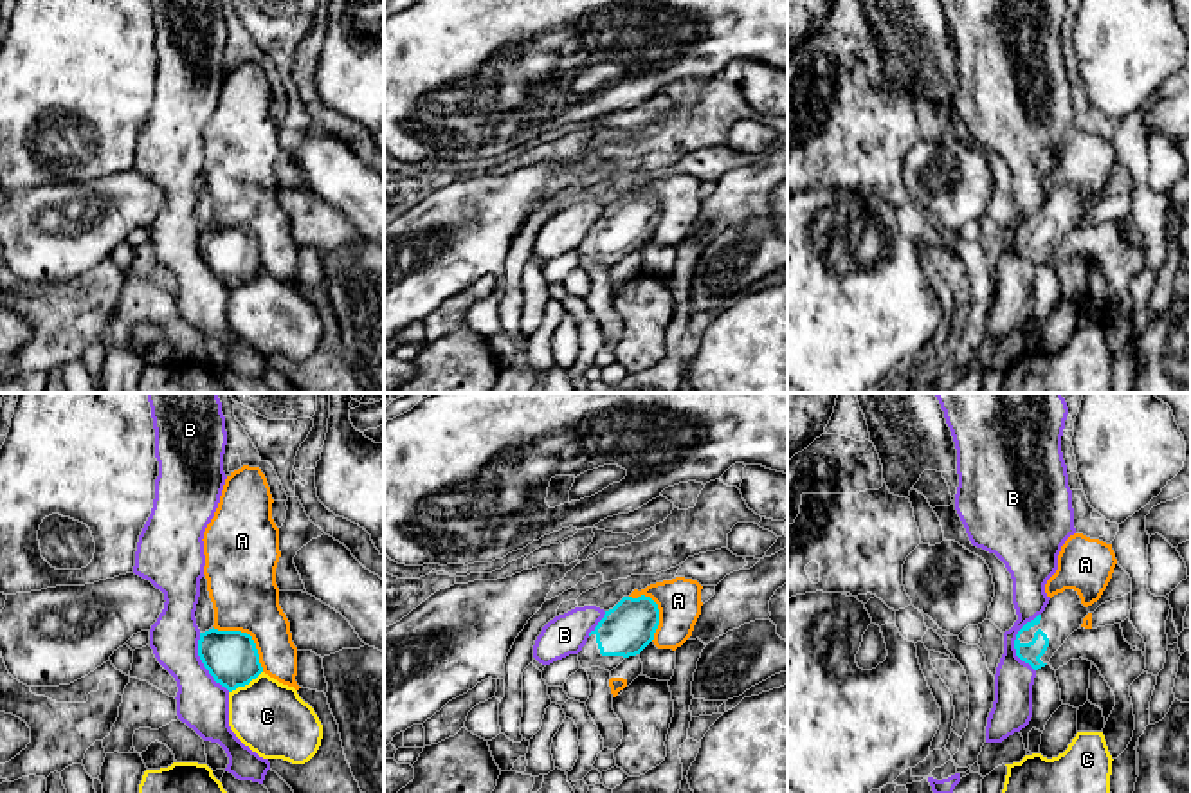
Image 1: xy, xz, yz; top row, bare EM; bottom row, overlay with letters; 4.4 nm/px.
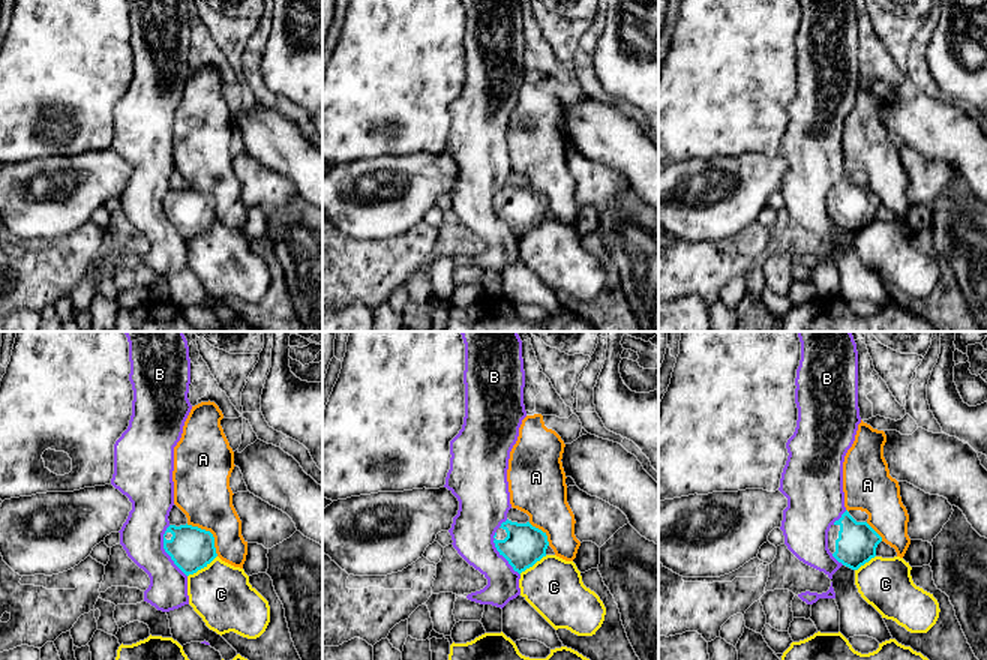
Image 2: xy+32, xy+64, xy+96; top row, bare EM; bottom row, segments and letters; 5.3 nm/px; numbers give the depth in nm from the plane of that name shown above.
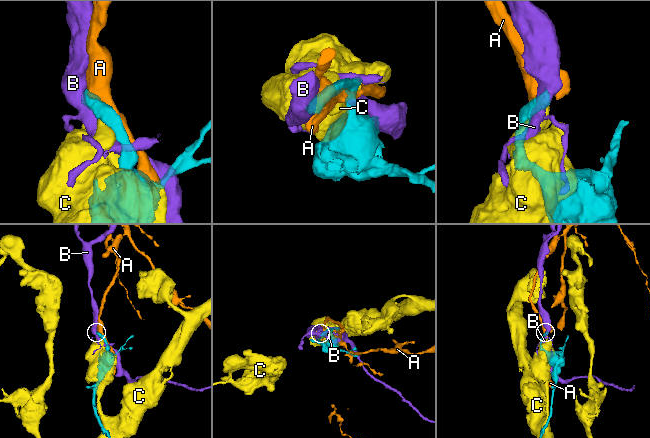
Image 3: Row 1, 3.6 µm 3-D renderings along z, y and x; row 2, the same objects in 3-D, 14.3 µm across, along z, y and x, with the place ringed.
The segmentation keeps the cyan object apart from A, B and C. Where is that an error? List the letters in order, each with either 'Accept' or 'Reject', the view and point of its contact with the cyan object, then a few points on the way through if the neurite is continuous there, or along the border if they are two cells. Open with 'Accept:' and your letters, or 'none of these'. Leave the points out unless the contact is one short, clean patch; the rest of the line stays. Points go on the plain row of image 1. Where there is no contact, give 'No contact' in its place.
Accept: none of these
A: Reject. Touches cyan at xy (249, 231)
B: Reject. Touches cyan at yz (1015, 238)
C: Reject. Touches cyan at xy (245, 280)

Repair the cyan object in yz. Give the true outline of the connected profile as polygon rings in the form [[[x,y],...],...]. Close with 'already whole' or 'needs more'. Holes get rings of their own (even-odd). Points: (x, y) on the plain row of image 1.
[[[1117,159],[1106,186],[1092,202],[1085,204],[1074,186],[1054,191],[1045,207],[1018,227],[1014,236],[1016,252],[1034,267],[1045,263],[1065,236],[1074,227],[1081,225],[1083,214],[1088,209],[1094,209],[1101,200],[1121,195],[1130,187],[1132,175]]]; needs more

